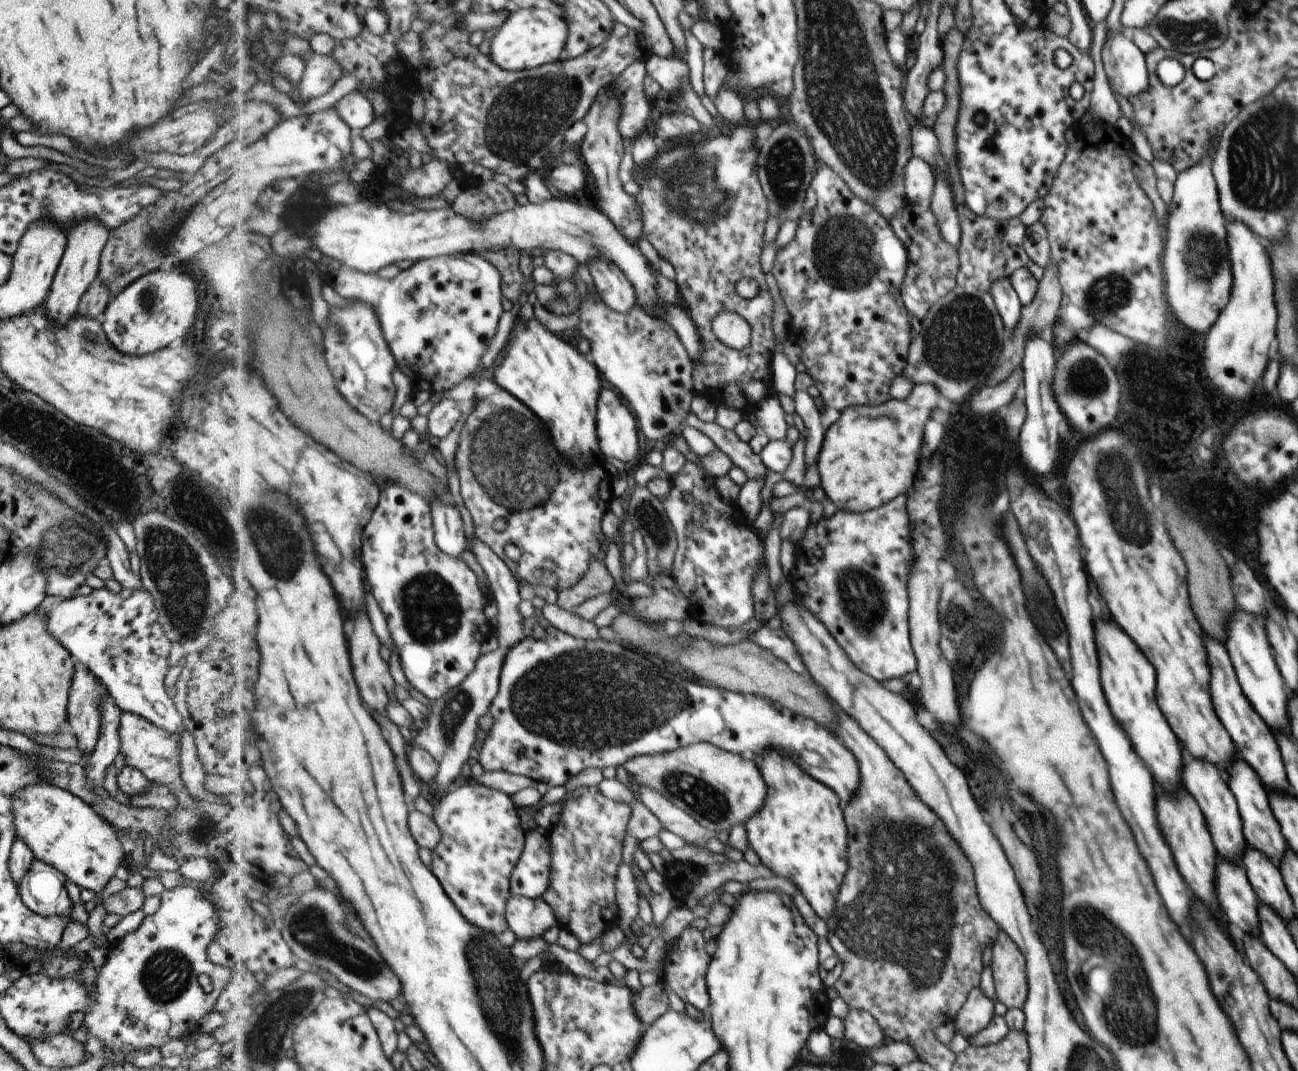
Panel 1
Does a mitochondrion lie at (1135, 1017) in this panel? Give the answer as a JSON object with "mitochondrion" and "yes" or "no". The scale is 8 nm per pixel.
{"mitochondrion":"yes"}

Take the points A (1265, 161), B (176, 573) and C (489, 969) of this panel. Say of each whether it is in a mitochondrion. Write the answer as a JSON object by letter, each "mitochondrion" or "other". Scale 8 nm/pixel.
{"A":"mitochondrion","B":"mitochondrion","C":"mitochondrion"}

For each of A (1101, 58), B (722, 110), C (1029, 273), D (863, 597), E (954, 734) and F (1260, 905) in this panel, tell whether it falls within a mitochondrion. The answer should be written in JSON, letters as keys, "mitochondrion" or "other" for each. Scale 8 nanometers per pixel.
{"A":"other","B":"other","C":"other","D":"mitochondrion","E":"other","F":"other"}

